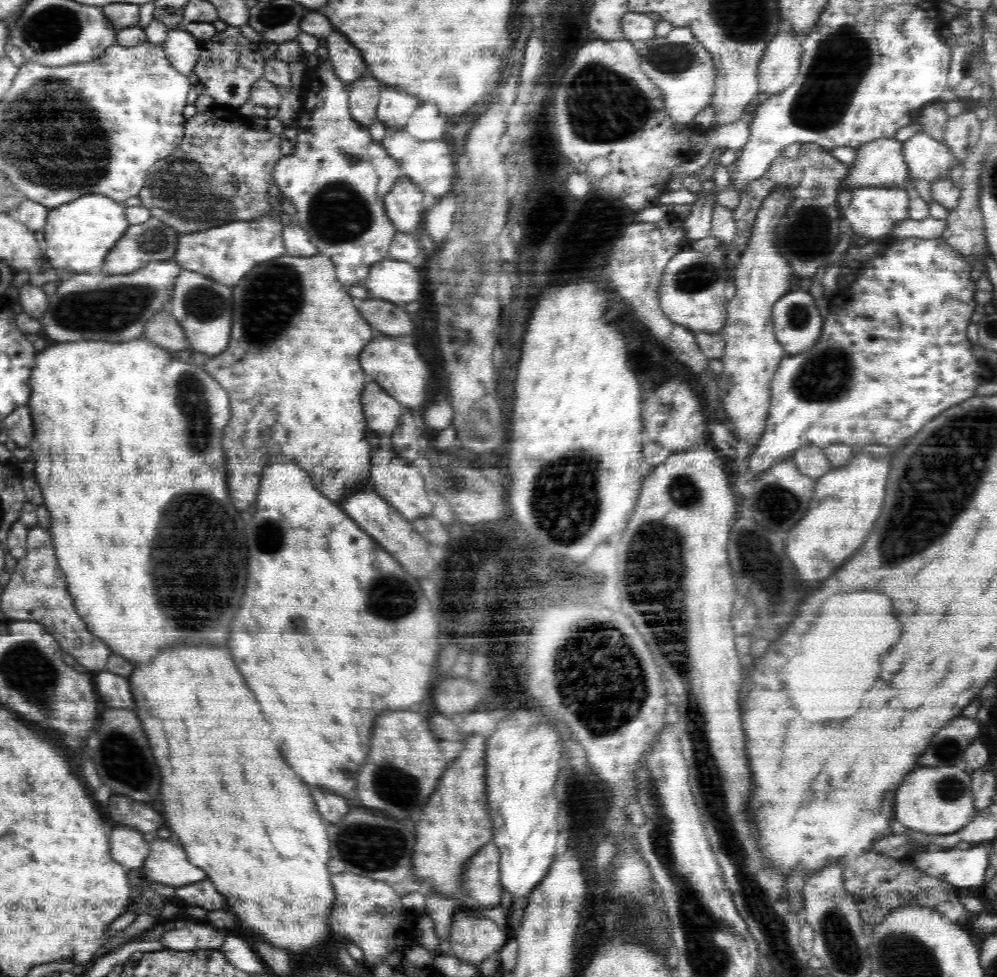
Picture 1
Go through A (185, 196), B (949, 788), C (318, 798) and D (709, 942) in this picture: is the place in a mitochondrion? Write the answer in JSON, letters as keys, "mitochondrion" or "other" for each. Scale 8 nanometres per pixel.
{"A":"mitochondrion","B":"mitochondrion","C":"other","D":"mitochondrion"}

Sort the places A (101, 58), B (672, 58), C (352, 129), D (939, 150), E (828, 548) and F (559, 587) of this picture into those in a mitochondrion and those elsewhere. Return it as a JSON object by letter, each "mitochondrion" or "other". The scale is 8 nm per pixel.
{"A":"other","B":"mitochondrion","C":"other","D":"other","E":"other","F":"other"}

